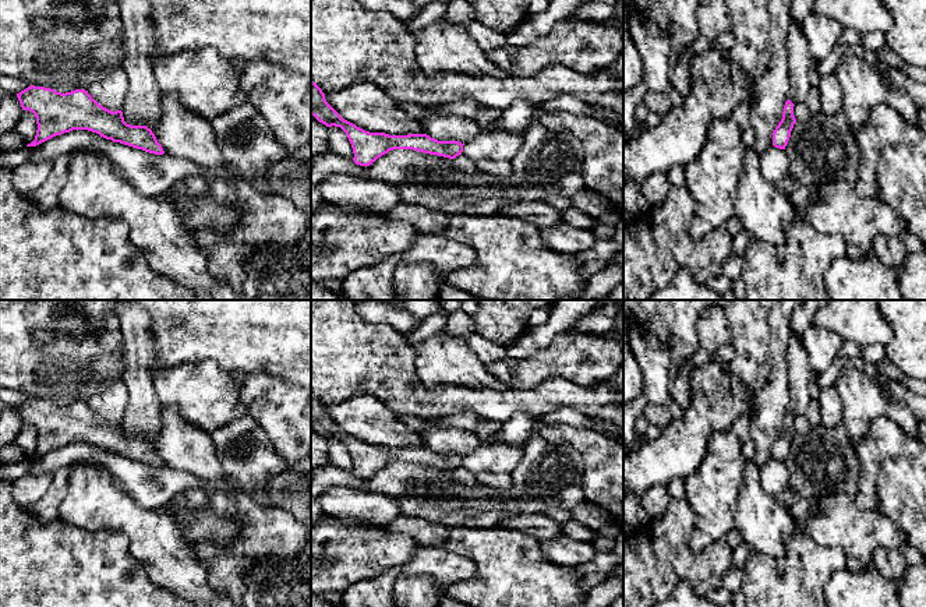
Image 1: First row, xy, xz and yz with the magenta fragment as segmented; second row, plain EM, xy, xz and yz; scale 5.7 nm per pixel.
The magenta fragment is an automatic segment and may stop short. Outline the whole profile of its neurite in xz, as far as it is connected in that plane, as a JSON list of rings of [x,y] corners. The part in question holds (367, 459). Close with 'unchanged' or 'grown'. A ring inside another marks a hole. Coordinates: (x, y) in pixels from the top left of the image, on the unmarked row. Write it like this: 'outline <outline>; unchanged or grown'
outline [[[311,394],[311,427],[326,440],[340,440],[351,456],[354,476],[365,480],[393,462],[413,462],[449,472],[455,472],[463,465],[464,456],[459,454],[438,454],[427,447],[389,448],[365,444],[342,431],[326,414],[325,406],[314,394]]]; unchanged

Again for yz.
outline [[[788,412],[784,419],[782,431],[775,440],[773,445],[773,458],[780,462],[785,462],[791,444],[794,441],[794,437],[796,435],[796,431],[794,428],[794,416]]]; unchanged

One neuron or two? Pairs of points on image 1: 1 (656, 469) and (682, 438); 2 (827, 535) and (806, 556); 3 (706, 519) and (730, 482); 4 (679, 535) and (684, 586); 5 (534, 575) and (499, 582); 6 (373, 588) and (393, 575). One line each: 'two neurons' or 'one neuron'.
1: one neuron
2: two neurons
3: one neuron
4: two neurons
5: one neuron
6: one neuron

